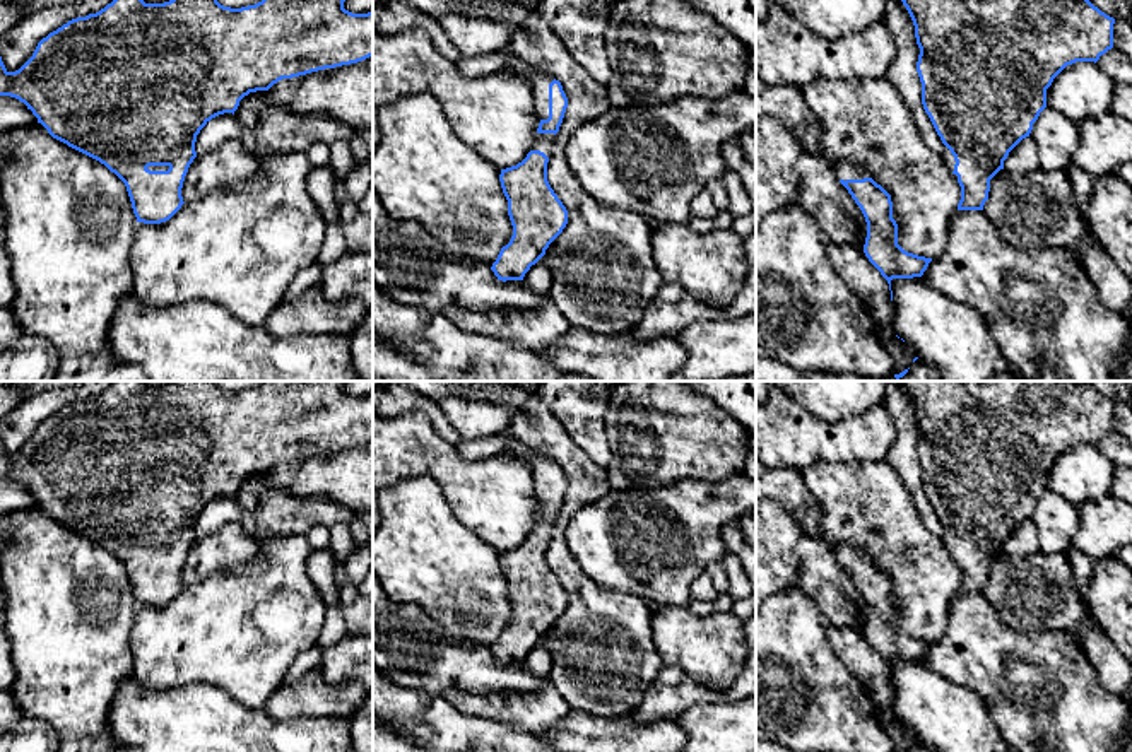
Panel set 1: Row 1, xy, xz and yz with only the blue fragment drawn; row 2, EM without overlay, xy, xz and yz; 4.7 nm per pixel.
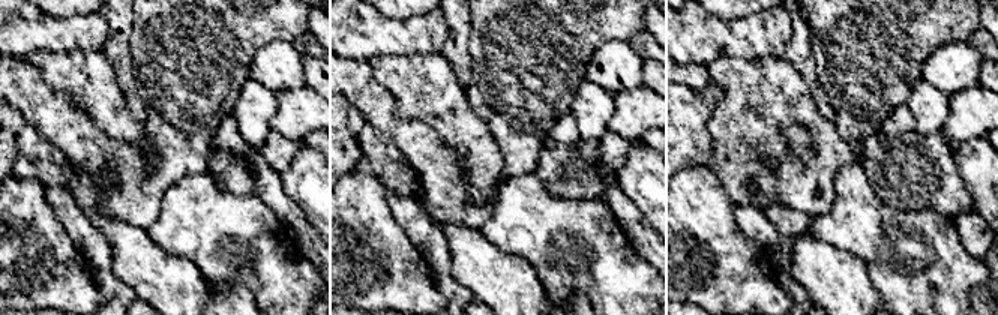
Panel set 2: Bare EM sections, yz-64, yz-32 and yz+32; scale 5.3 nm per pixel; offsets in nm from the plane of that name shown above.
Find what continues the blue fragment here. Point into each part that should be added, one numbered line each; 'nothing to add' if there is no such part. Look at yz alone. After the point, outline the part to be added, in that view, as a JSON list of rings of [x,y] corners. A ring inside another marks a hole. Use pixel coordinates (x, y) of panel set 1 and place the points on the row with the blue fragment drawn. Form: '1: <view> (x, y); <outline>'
1: yz (946, 154); [[[946,145],[942,147],[940,156],[942,156],[949,173],[952,174],[952,178],[958,181],[958,176],[952,173],[956,161],[954,161],[954,156],[951,154],[951,150]]]

